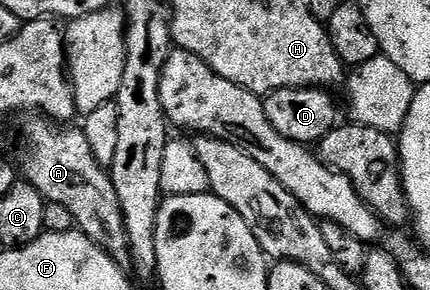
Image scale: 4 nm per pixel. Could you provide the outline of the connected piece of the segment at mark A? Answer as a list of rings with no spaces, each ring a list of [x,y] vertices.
[[[47,115],[29,117],[32,118],[25,123],[24,133],[32,146],[24,157],[23,180],[33,185],[45,202],[62,203],[62,207],[70,207],[70,215],[74,215],[79,232],[107,251],[121,267],[131,266],[126,219],[122,213],[122,203],[114,191],[112,174],[98,163],[83,128],[53,121]]]

